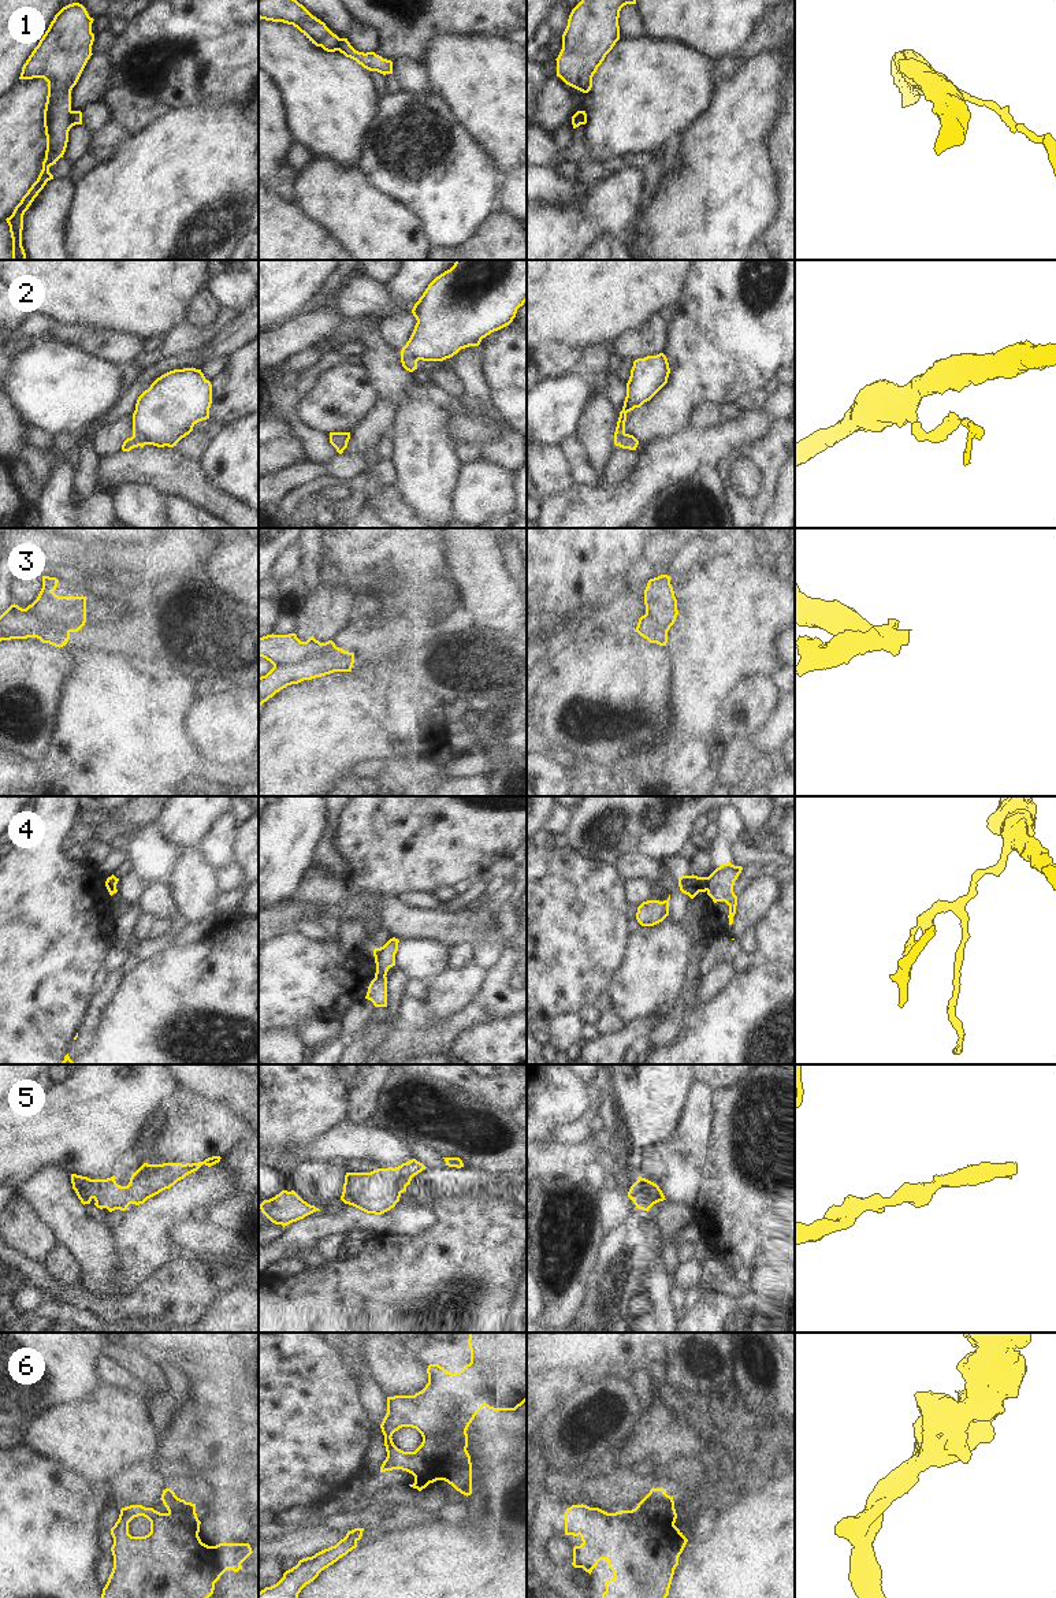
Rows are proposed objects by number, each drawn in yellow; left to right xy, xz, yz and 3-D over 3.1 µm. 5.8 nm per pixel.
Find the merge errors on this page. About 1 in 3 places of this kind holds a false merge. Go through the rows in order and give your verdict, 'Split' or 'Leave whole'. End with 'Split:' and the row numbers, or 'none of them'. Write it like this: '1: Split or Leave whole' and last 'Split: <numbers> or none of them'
1: Split
2: Split
3: Split
4: Split
5: Leave whole
6: Leave whole
Split: 1, 2, 3, 4

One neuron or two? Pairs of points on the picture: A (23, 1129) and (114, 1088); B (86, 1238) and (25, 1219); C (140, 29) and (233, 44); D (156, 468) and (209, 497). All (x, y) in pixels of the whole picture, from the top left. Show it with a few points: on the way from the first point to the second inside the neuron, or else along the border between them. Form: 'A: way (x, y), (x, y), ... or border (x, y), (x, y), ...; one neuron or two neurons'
A: way (45, 1126), (78, 1123), (92, 1110); one neuron
B: border (26, 1201), (56, 1242); two neurons
C: way (163, 34), (193, 36), (200, 43), (209, 43); one neuron
D: way (170, 472), (183, 478), (196, 489); one neuron

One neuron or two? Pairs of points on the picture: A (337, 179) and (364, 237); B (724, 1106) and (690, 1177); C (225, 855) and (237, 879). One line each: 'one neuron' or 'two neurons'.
A: one neuron
B: two neurons
C: two neurons

